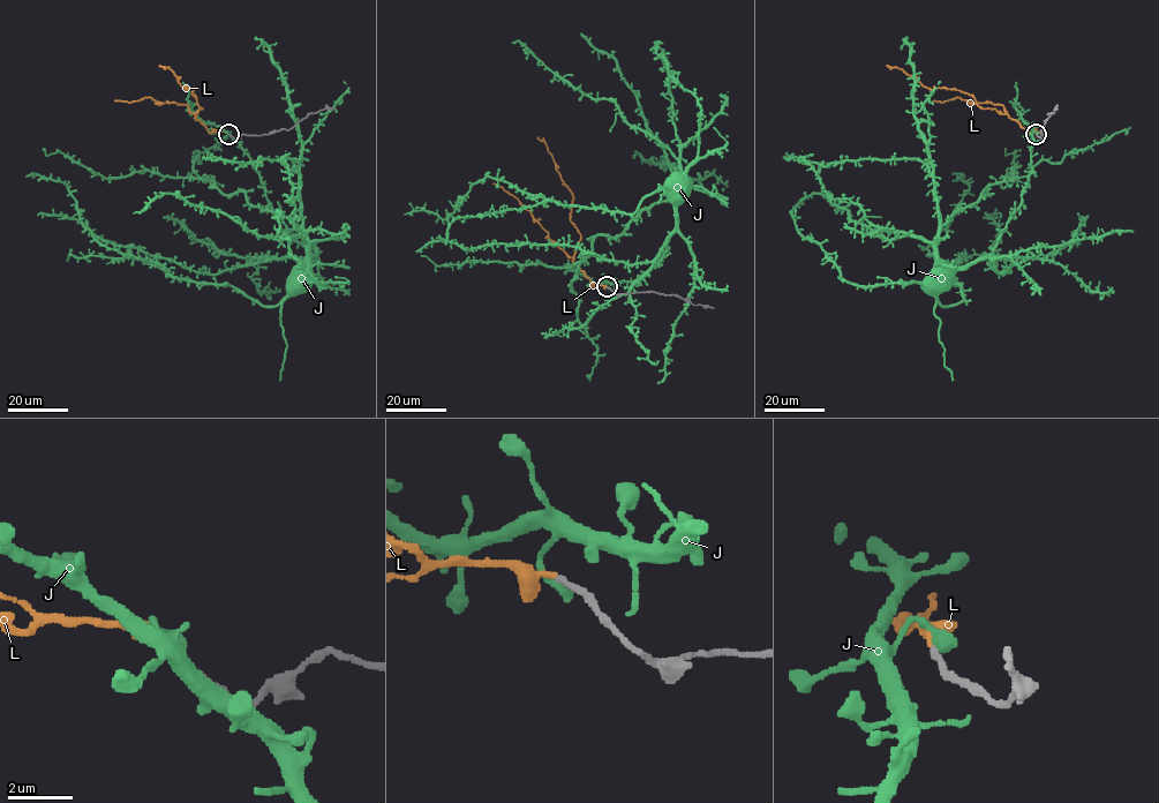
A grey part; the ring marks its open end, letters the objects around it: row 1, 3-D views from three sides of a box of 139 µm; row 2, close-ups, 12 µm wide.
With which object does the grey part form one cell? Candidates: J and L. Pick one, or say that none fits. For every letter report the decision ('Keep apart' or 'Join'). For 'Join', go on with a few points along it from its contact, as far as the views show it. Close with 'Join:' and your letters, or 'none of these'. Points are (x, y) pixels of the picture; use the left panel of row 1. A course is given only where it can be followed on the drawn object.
J: Keep apart
L: Join
Join: L

